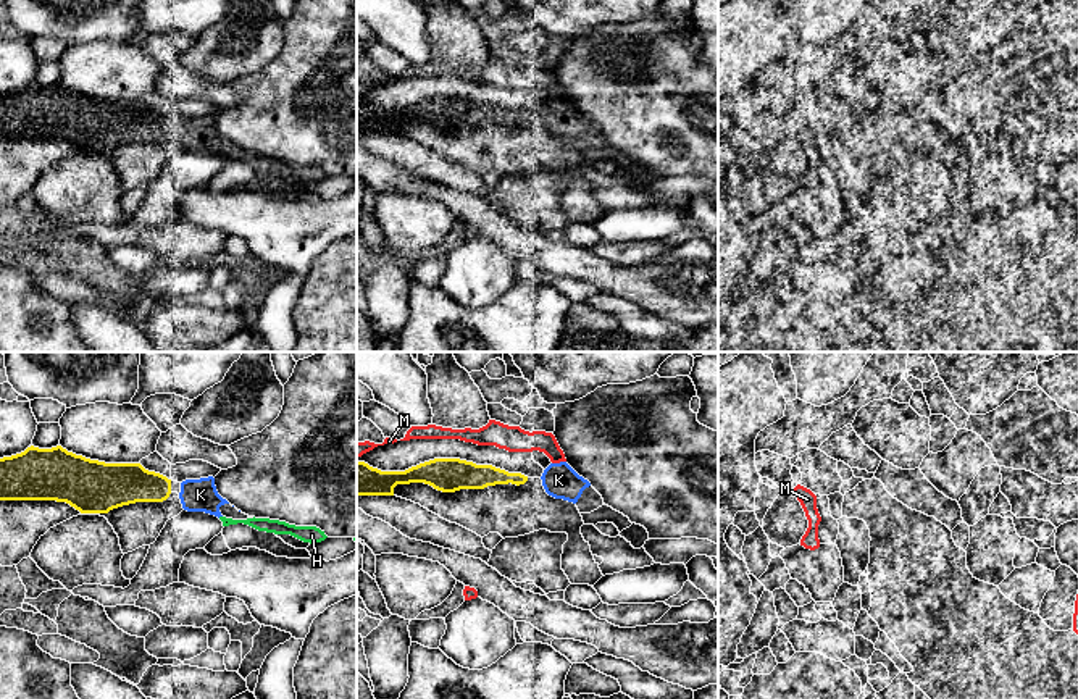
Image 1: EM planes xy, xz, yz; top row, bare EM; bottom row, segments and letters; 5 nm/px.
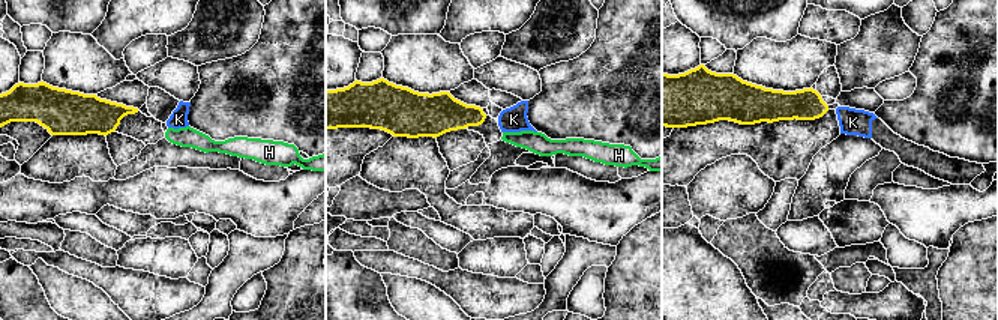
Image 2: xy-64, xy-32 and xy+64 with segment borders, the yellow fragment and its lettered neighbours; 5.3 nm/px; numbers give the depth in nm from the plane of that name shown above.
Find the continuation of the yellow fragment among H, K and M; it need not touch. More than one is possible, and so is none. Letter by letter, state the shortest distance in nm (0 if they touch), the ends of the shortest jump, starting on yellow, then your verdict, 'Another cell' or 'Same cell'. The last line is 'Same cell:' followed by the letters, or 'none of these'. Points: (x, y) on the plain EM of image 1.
H: Distance 280 nm. Across: xy (170, 131), (220, 155). Another cell
K: Distance 50 nm. Across: xy (170, 131), (179, 131). Same cell
M: Distance 20 nm. Across: xz (357, 100), (357, 96). Another cell
Same cell: K

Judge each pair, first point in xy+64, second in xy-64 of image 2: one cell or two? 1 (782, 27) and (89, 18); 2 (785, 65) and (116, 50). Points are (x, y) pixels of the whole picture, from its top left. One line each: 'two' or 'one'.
1: one
2: two

